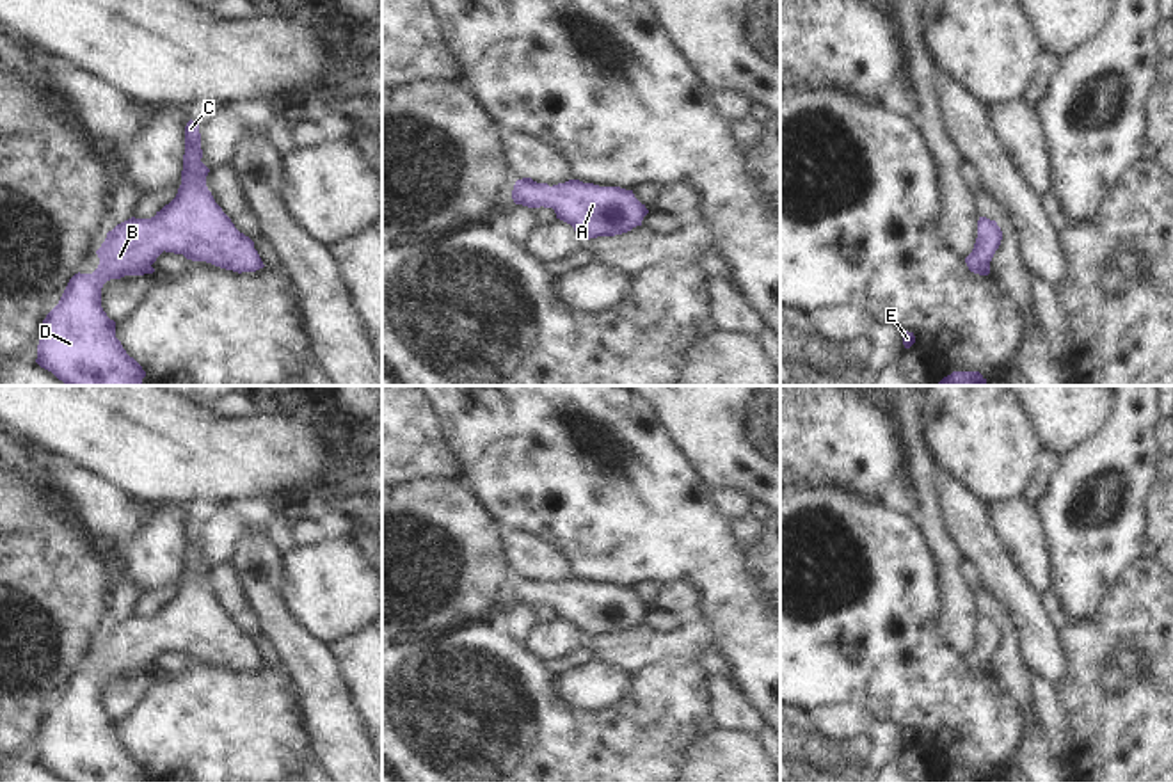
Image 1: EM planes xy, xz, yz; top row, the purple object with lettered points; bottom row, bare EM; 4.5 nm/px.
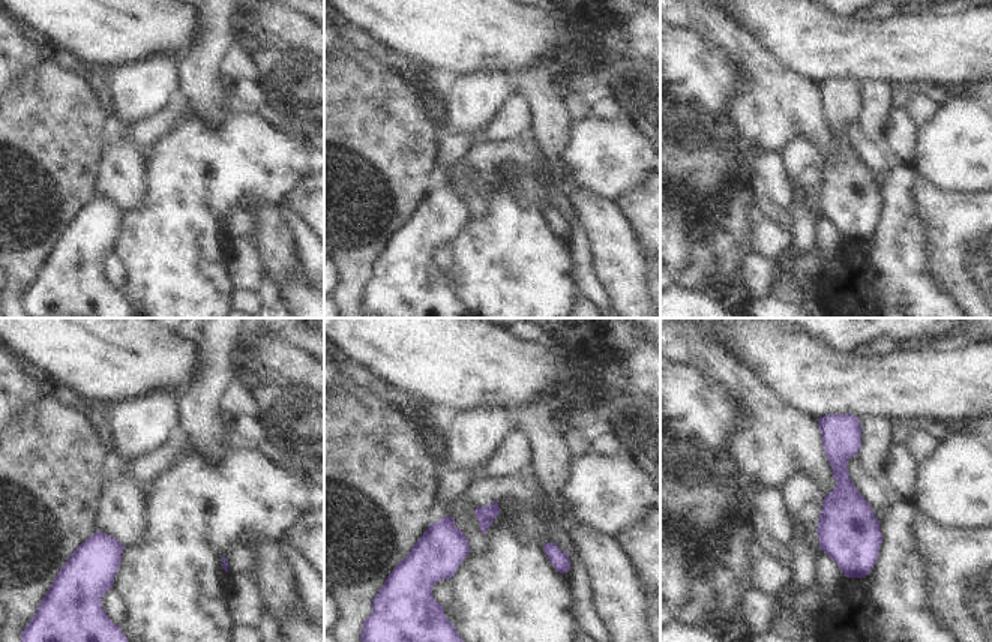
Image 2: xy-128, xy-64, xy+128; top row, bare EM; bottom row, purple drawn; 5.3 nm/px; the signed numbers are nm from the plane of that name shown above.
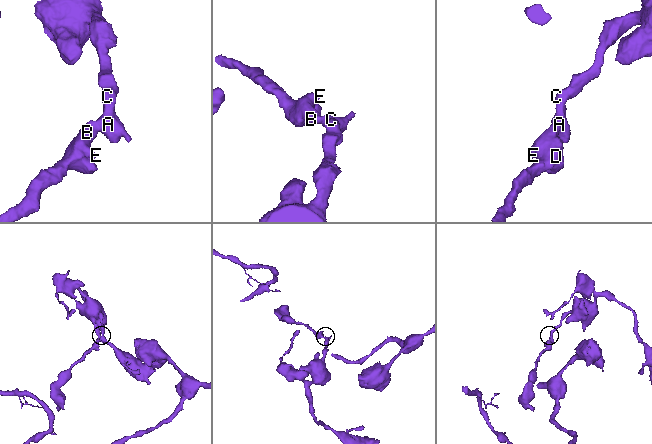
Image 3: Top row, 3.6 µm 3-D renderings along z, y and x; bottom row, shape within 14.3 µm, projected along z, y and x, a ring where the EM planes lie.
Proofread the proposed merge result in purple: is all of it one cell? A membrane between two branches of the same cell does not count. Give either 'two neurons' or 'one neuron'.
one neuron

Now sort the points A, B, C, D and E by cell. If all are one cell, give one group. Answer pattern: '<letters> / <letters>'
A B C D E

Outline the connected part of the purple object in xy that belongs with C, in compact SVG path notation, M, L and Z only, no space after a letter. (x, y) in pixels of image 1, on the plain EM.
M192 517L185 524L185 553L181 583L176 595L151 617L128 617L107 631L96 649L100 663L92 672L75 672L59 702L41 722L36 761L52 770L64 782L142 782L146 770L126 752L116 736L116 720L101 706L101 686L110 677L153 672L151 665L165 650L183 652L192 659L206 659L233 670L256 670L263 659L254 640L240 631L215 601L206 585L210 567L201 560L199 523Z

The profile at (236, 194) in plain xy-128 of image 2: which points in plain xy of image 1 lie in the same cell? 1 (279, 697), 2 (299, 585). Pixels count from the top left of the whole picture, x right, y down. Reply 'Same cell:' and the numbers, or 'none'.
Same cell: 1, 2

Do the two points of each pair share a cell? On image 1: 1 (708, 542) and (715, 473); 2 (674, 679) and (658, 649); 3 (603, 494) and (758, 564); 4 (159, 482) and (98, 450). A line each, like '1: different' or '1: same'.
1: different
2: different
3: different
4: same

